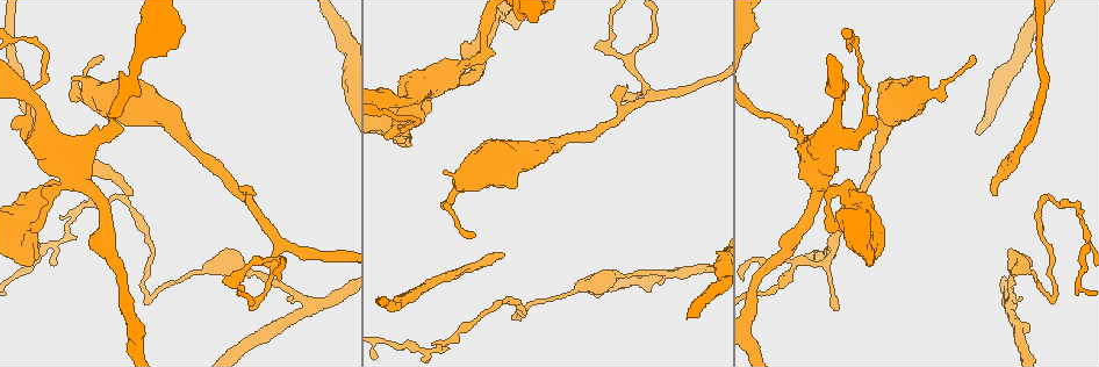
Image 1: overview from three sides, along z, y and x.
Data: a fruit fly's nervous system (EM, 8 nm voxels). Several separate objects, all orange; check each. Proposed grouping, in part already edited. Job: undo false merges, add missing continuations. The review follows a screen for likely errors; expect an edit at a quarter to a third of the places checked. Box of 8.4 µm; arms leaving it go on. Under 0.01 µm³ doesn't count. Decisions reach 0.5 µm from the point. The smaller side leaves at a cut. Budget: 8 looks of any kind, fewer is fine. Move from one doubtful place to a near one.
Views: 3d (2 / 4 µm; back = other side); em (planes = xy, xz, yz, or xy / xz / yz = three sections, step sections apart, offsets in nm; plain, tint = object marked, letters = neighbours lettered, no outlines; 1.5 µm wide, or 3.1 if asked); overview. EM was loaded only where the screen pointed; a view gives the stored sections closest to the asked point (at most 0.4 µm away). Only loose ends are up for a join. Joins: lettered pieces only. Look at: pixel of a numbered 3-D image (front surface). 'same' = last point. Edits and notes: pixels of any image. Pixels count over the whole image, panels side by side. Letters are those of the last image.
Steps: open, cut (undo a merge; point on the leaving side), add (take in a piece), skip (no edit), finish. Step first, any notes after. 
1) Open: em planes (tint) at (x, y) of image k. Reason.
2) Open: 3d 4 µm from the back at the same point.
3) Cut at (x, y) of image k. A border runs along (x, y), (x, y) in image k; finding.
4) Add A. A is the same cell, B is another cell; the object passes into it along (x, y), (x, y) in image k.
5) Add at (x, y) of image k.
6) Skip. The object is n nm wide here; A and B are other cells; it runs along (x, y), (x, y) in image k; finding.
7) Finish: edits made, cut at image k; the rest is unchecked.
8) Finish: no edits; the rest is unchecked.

Open: 3d 4 µm at (833, 187) of image 1. A fork.

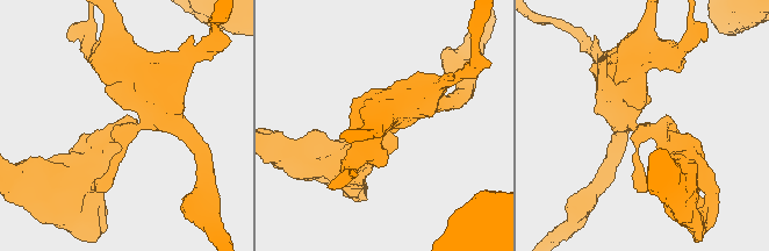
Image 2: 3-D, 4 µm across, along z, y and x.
Open: em xy step 4 (tint) at (133, 126) of image 2.

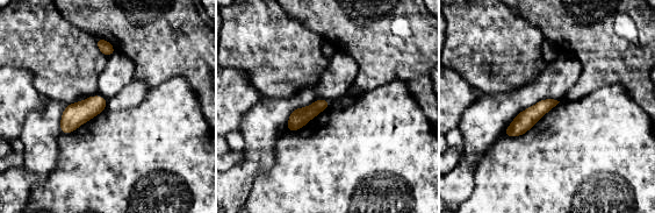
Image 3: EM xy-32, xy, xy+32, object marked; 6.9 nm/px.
Open: em xy step 4 (letters) at the same point.

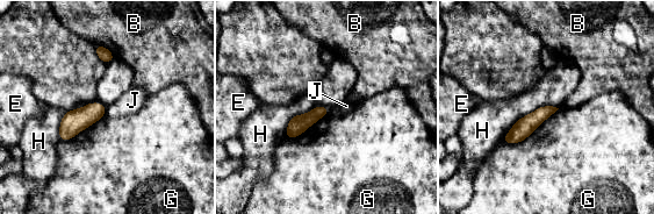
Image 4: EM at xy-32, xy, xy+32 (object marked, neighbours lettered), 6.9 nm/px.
Cut at (313, 118) of image 4. B, E, G, H and J are other cells; the part that leaves runs along (552, 109), (544, 112), (507, 140) in image 4; two neurons meet here.

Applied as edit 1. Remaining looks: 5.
Open: overview.

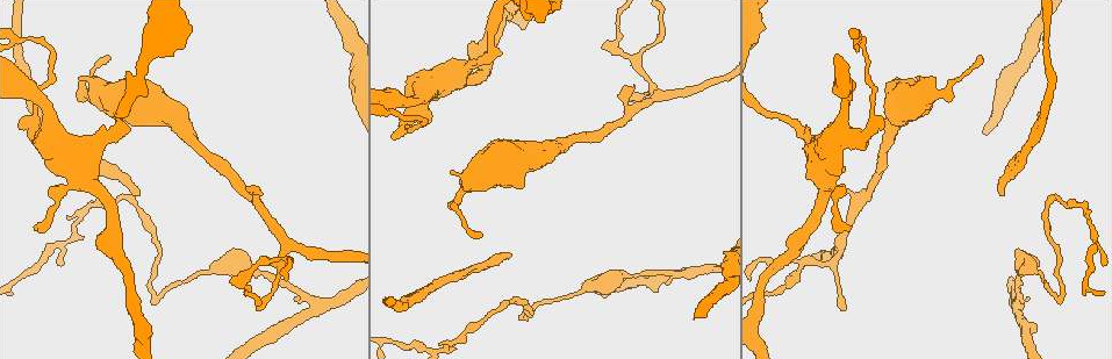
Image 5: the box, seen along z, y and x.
Open: 3d 4 µm at (1000, 193) of image 5. Tapers out.

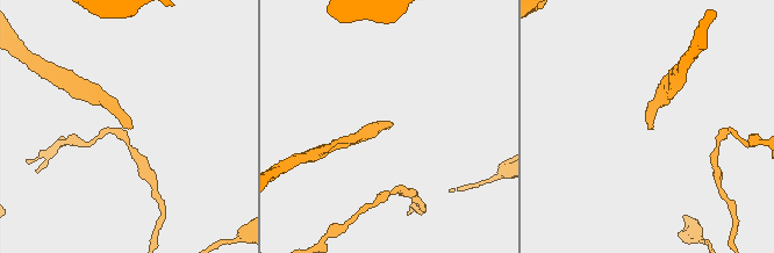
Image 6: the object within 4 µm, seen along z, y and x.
Open: em yz step 4 (letters) at (649, 128) of image 6. Now the EM.

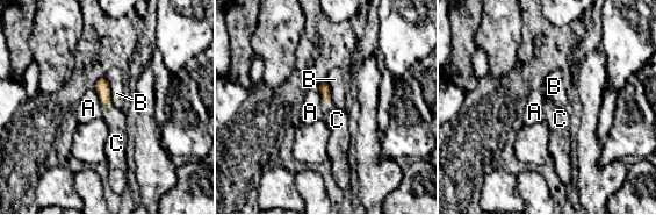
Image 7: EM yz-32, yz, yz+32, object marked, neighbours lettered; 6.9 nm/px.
Open: em planes (letters) at the same point. Cut it another way.

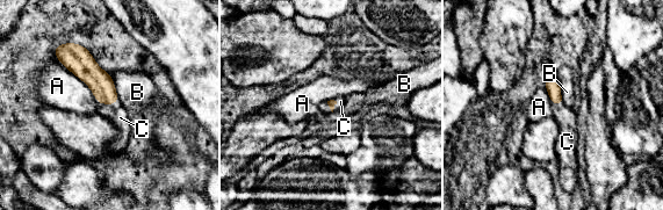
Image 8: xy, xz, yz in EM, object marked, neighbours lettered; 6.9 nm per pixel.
Add C. C is the same cell, A and B are other cells; the neuron continues.

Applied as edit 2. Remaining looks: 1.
Finish: edits made, cut at image 4, add at image 8; the rest is unchecked.

